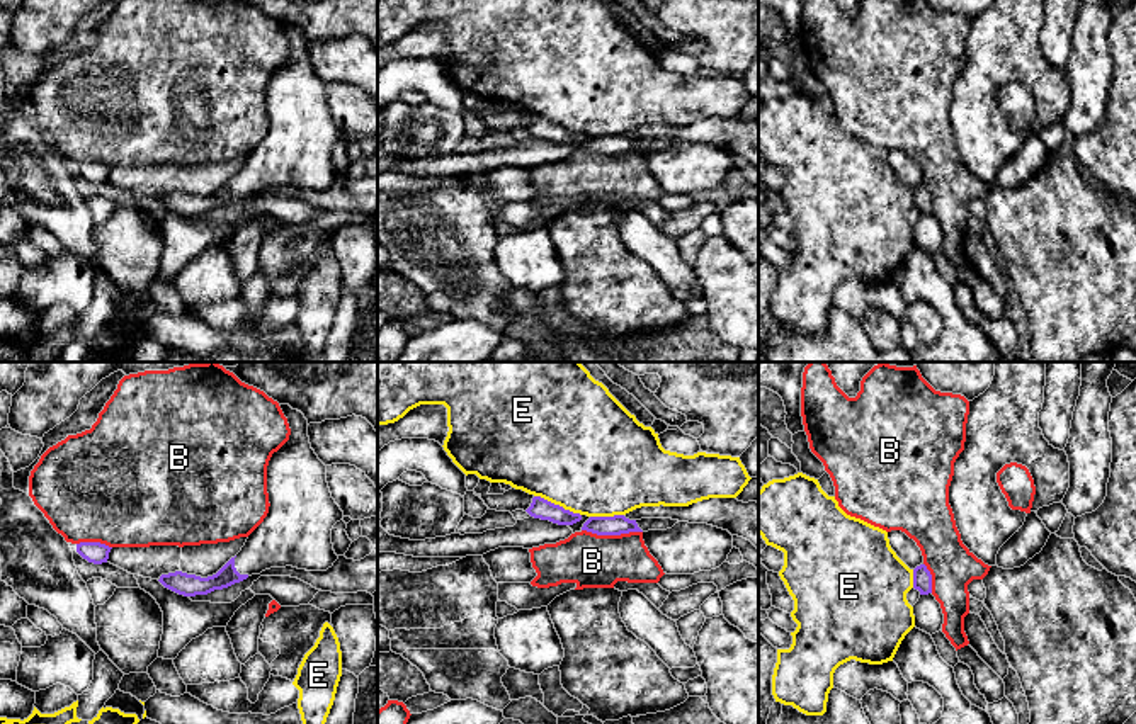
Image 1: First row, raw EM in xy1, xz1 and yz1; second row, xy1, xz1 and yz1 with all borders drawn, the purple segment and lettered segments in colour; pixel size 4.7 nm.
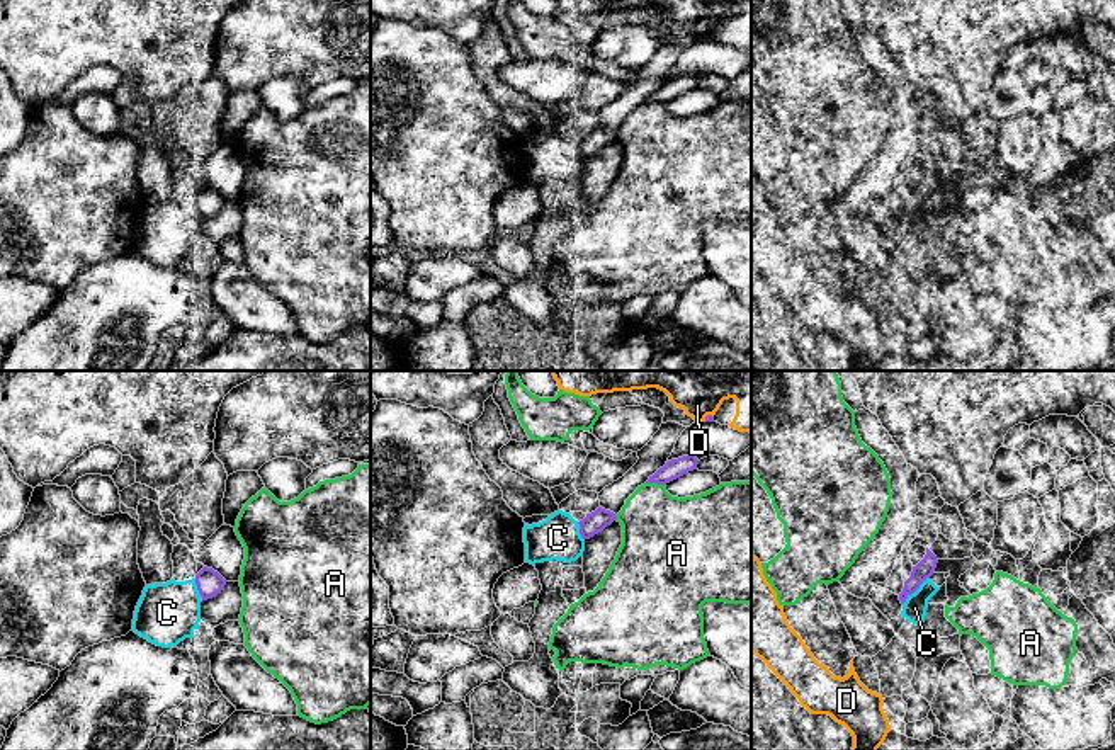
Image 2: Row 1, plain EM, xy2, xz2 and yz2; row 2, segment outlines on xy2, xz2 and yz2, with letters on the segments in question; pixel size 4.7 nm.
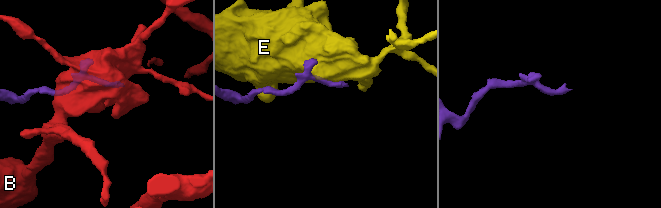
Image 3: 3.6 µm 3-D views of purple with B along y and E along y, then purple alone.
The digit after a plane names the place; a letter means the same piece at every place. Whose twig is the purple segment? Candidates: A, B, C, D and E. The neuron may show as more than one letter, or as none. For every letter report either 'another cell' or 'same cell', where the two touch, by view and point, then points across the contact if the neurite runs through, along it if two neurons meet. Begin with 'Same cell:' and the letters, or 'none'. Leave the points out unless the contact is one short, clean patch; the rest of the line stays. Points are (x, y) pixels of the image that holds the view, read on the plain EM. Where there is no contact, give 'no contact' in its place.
Same cell: none
A: another cell; meets purple in xz2 at (656, 101)
B: another cell; meets purple in xz1 at (613, 153)
C: another cell; meets purple in yz2 at (915, 210)
D: another cell; meets purple in xz2 at (707, 34); border along xz2 (713, 34), (707, 34), (704, 39)
E: another cell; meets purple in xz1 at (558, 124)

